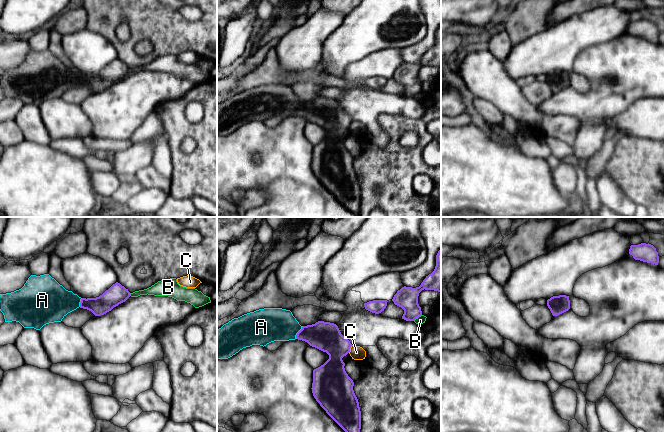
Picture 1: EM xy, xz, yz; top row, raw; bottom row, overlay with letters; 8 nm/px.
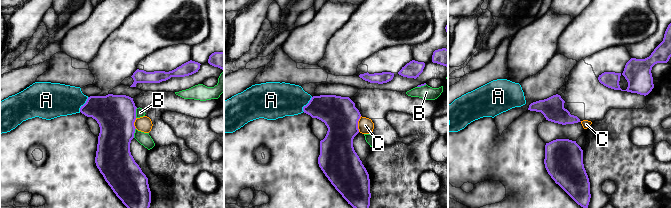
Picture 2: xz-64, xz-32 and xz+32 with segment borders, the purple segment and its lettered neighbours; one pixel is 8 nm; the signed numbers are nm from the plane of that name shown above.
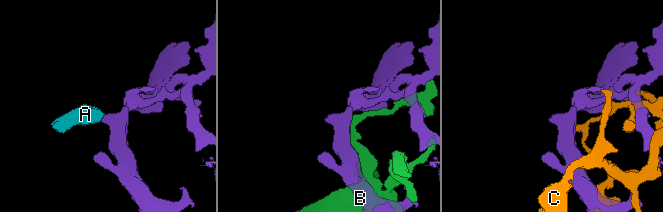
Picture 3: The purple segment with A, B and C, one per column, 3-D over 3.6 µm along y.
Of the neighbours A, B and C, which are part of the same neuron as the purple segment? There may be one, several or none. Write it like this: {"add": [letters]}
{"add": ["A"]}

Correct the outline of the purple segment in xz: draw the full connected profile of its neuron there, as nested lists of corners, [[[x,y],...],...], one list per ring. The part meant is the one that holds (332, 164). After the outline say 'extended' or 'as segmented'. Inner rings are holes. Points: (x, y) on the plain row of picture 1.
[[[264,84],[234,94],[217,105],[217,135],[228,135],[252,121],[266,122],[274,117],[302,116],[329,131],[329,135],[313,146],[312,169],[326,189],[350,212],[358,215],[361,205],[361,187],[354,169],[353,156],[345,147],[342,134],[350,128],[352,120],[334,99],[318,97],[301,102],[290,86]]]; extended

